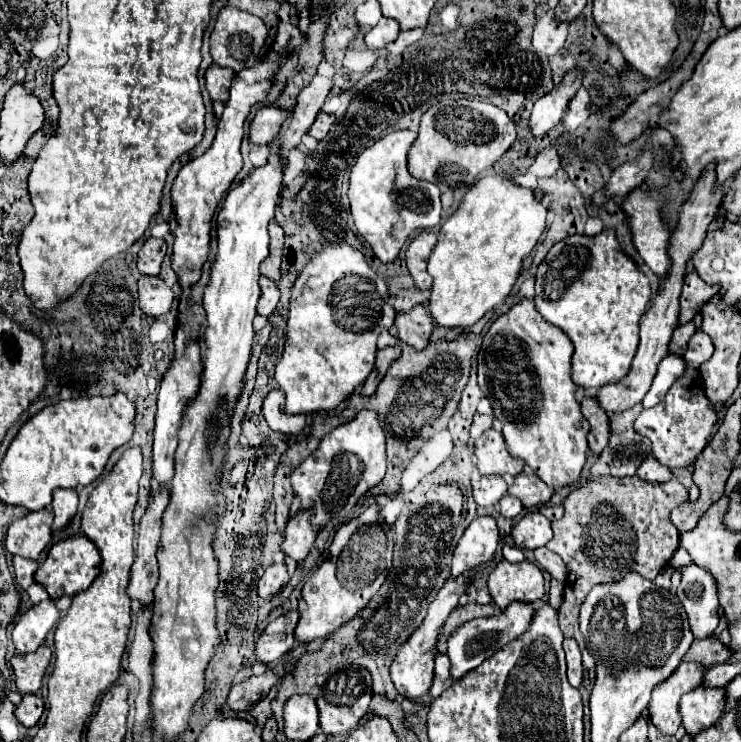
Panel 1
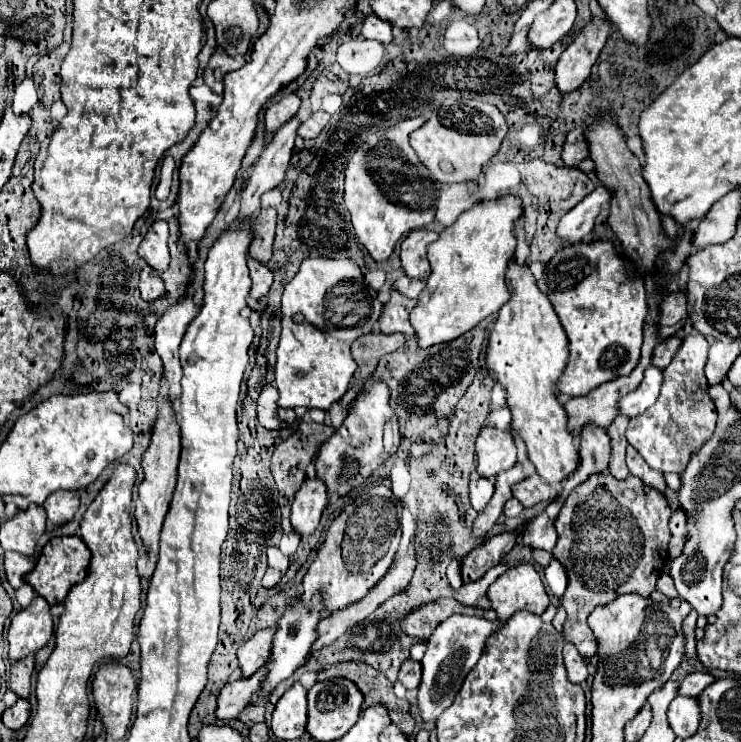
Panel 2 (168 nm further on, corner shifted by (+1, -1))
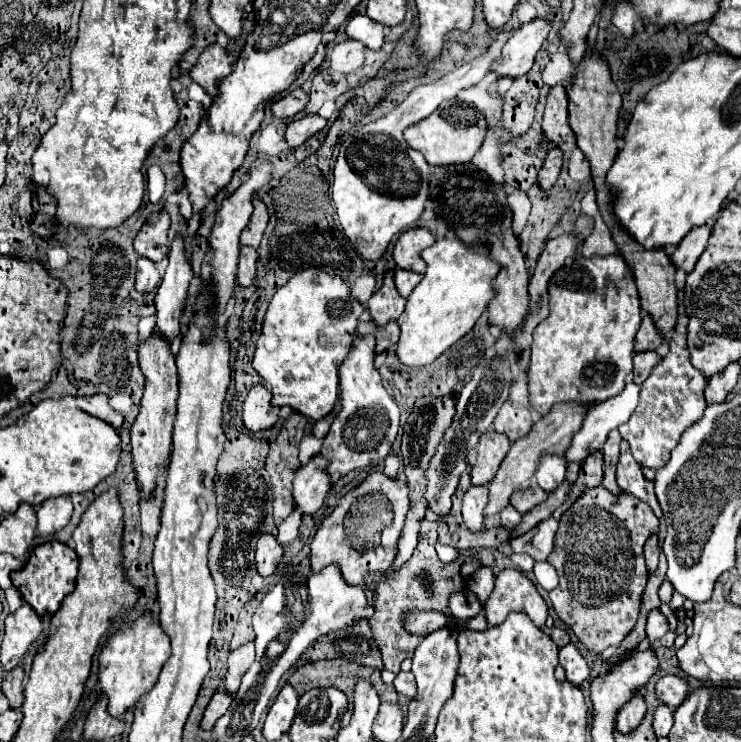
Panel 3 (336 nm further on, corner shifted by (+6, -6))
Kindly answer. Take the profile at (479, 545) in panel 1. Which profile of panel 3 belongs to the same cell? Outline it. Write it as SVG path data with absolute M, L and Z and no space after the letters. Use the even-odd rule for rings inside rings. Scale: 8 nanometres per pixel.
M566 402L566 404L556 404L552 406L552 410L540 418L528 436L516 440L512 446L510 446L510 452L508 456L504 458L504 462L500 464L500 470L498 474L494 476L494 480L488 484L490 488L490 502L486 506L486 516L488 514L496 514L500 510L504 510L508 504L510 504L510 496L512 492L516 490L526 490L532 486L532 476L534 476L534 470L538 468L538 462L544 454L558 454L562 456L564 450L568 448L570 440L572 440L572 434L580 428L582 424L582 418L586 414L590 406L578 406L574 402Z

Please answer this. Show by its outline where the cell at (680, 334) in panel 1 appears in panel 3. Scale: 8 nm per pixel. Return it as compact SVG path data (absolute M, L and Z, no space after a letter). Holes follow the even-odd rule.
M640 352L640 354L636 354L636 356L634 356L634 370L632 370L634 382L636 382L636 384L642 384L642 382L650 376L652 368L654 368L660 360L662 360L662 358L660 358L658 352Z

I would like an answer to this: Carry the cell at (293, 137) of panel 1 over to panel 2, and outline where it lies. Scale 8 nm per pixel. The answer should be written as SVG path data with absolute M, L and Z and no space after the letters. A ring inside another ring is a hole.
M297 117L289 119L281 129L275 131L271 143L263 149L263 153L257 161L257 167L255 167L253 175L249 177L249 183L243 191L239 217L247 219L253 213L257 213L261 195L265 191L277 187L283 181L289 159L293 155L293 143L295 143L299 125L301 125L301 121Z

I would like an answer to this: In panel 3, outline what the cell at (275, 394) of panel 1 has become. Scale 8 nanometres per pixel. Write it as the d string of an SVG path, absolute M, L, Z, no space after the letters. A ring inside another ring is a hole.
M256 384L248 390L248 396L244 400L244 424L248 430L266 430L278 420L278 408L270 402L272 394L262 384Z

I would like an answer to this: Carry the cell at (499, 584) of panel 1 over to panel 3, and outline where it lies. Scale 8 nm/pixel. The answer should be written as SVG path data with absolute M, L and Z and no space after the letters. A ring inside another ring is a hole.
M506 568L496 576L496 586L486 604L488 624L496 626L506 620L510 612L524 612L536 626L544 626L548 618L548 606L538 594L534 582L514 568Z

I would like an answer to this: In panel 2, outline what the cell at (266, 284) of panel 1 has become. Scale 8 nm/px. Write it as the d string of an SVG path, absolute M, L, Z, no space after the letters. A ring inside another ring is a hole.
M251 257L247 261L247 265L249 265L249 271L251 271L251 281L253 281L251 297L255 301L259 301L259 299L269 295L271 285L273 285L273 273L267 269L267 265L263 265L263 263L259 263L259 261L251 259Z

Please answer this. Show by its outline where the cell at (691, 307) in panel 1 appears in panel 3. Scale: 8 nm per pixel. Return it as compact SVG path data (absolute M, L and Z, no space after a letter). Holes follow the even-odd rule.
M642 314L642 324L636 332L634 338L634 352L648 352L648 350L656 350L660 344L664 344L664 338L658 334L656 326L652 324L652 318L648 318L648 314Z

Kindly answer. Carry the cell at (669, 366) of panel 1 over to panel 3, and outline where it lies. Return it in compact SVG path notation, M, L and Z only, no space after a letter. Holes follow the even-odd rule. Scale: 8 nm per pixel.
M628 382L620 394L592 406L584 416L580 430L574 434L568 450L564 452L564 458L568 462L584 462L584 458L588 458L592 450L602 450L608 432L628 422L628 418L636 410L638 394L640 386Z

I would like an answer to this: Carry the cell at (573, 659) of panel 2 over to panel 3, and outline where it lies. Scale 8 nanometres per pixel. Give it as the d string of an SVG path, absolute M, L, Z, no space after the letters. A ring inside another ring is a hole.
M566 644L560 648L560 664L566 668L568 680L576 686L580 686L590 676L590 668L574 644Z

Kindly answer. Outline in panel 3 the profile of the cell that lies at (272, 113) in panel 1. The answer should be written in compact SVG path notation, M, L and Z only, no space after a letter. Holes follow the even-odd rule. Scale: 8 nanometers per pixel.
M298 88L298 90L286 94L284 98L276 100L272 104L272 114L280 120L288 120L288 118L294 118L298 112L302 112L306 108L306 104L308 104L308 94L302 88Z

